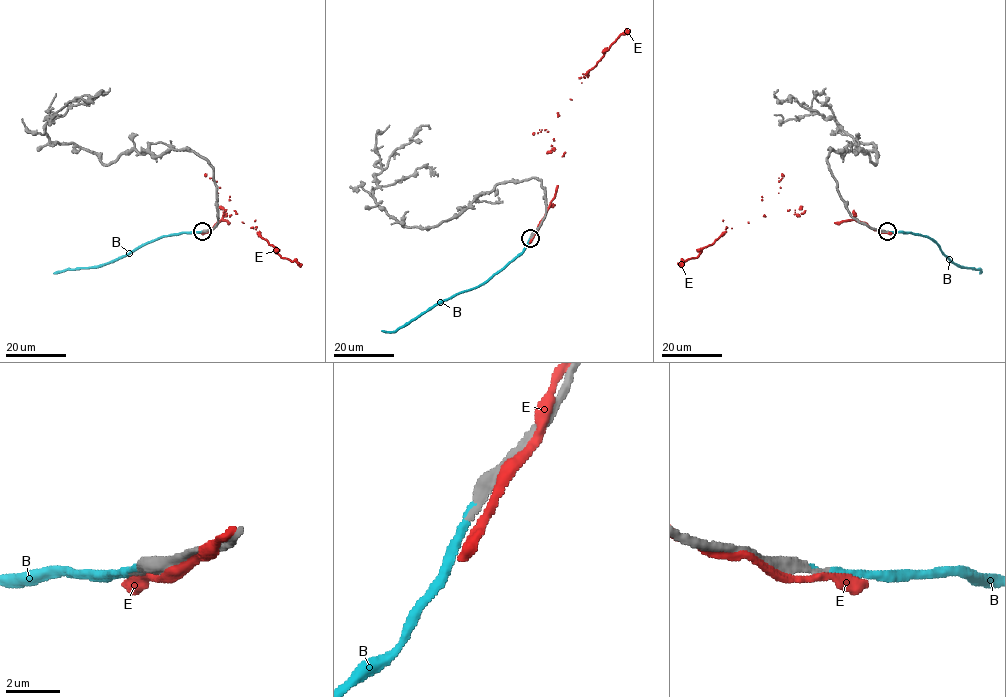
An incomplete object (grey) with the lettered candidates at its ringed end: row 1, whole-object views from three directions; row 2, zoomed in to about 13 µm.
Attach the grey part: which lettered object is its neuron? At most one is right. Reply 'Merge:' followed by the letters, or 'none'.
Merge: B

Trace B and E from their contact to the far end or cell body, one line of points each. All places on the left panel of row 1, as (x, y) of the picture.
B: (203, 232), (181, 232), (157, 238), (107, 263), (53, 273)
E: (204, 232), (221, 220), (229, 223), (235, 211), (223, 214), (256, 227), (281, 257), (302, 265)

